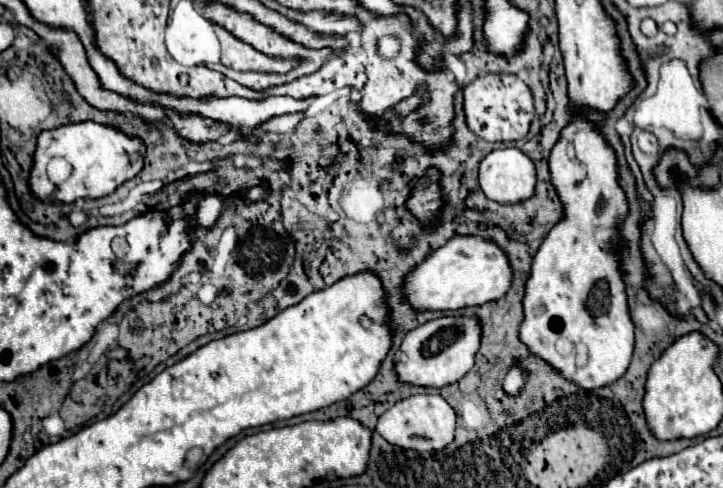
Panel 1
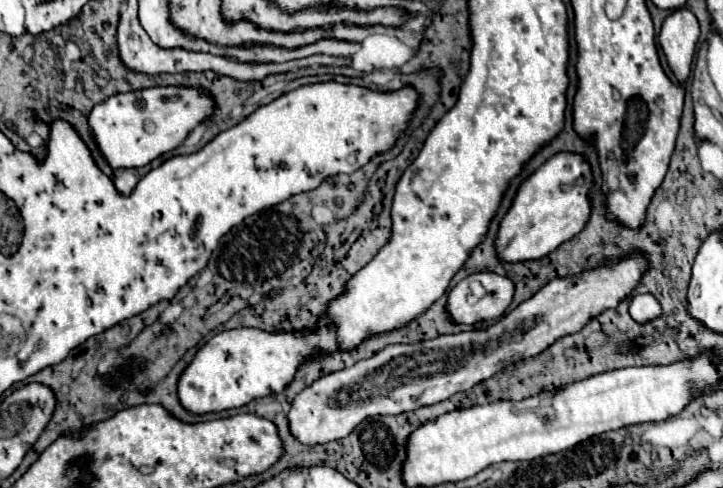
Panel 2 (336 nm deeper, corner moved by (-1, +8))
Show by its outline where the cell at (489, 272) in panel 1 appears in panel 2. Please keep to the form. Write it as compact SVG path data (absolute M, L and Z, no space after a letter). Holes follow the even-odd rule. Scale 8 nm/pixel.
M561 152L539 166L527 180L523 180L515 200L511 202L511 208L499 224L499 234L493 242L499 260L509 264L539 260L553 252L559 244L579 234L591 212L587 200L589 186L591 170L577 154Z

